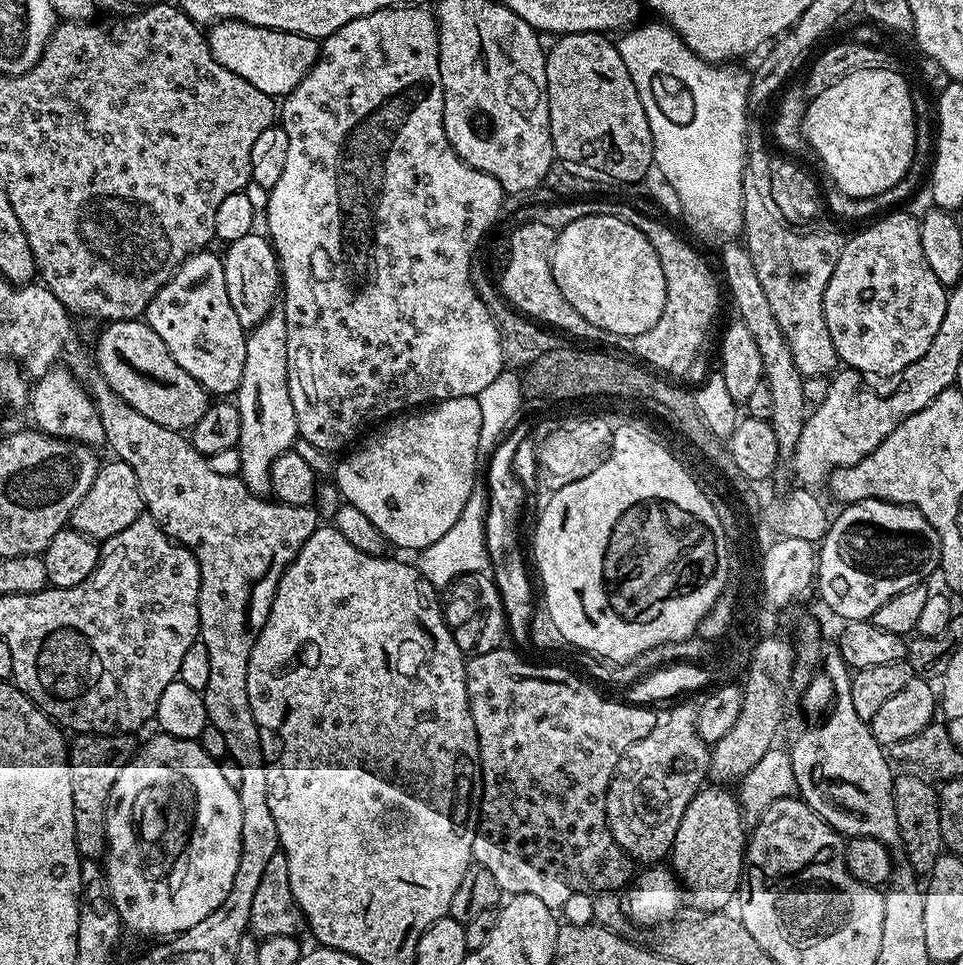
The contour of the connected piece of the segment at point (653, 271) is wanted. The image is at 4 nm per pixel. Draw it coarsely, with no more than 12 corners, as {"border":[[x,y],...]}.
{"border":[[622,218],[559,229],[552,274],[579,316],[637,336],[666,274]]}

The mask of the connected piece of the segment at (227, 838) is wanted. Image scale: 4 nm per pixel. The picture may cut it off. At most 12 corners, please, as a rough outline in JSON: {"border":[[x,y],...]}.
{"border":[[156,734],[102,804],[125,929],[218,910],[242,810],[196,740]]}

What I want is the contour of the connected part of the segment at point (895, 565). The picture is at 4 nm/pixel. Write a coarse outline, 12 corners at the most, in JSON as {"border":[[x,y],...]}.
{"border":[[859,500],[818,548],[820,596],[841,621],[939,569],[918,509]]}

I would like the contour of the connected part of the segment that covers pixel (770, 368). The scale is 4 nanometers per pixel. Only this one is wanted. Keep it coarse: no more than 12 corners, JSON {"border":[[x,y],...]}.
{"border":[[747,247],[720,252],[726,292],[754,336],[772,429],[791,457],[806,419],[805,377],[774,322]]}

